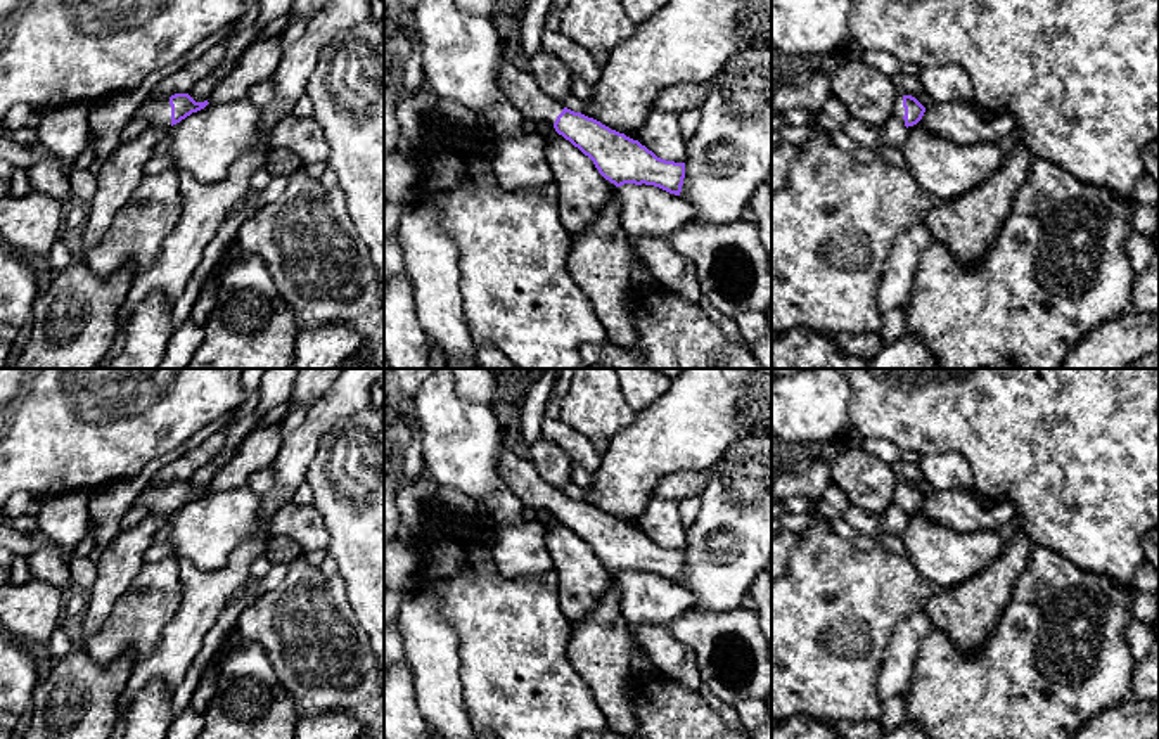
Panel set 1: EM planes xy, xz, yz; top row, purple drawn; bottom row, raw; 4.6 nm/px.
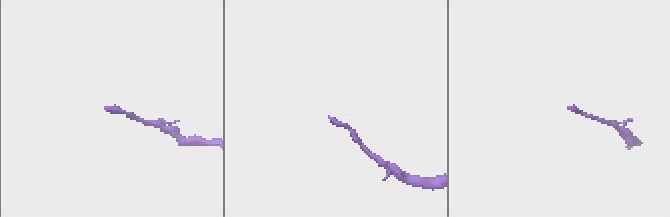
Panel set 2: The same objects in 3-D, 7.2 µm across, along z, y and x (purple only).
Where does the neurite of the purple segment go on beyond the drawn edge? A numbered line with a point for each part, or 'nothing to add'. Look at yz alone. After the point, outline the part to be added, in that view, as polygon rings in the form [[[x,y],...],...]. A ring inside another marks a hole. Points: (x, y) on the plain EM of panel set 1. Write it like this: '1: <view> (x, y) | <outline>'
1: yz (898, 497) | [[[896,483],[894,490],[893,490],[893,502],[905,511],[903,504],[905,504],[905,495],[903,495],[903,483]]]

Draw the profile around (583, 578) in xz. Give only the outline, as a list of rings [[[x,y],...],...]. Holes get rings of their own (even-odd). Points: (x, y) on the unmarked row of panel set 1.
[[[557,519],[543,524],[552,569],[559,576],[559,606],[573,623],[580,621],[619,575],[605,568],[593,549]]]

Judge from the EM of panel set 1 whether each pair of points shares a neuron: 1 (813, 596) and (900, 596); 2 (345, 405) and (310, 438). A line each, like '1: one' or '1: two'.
1: one
2: one

